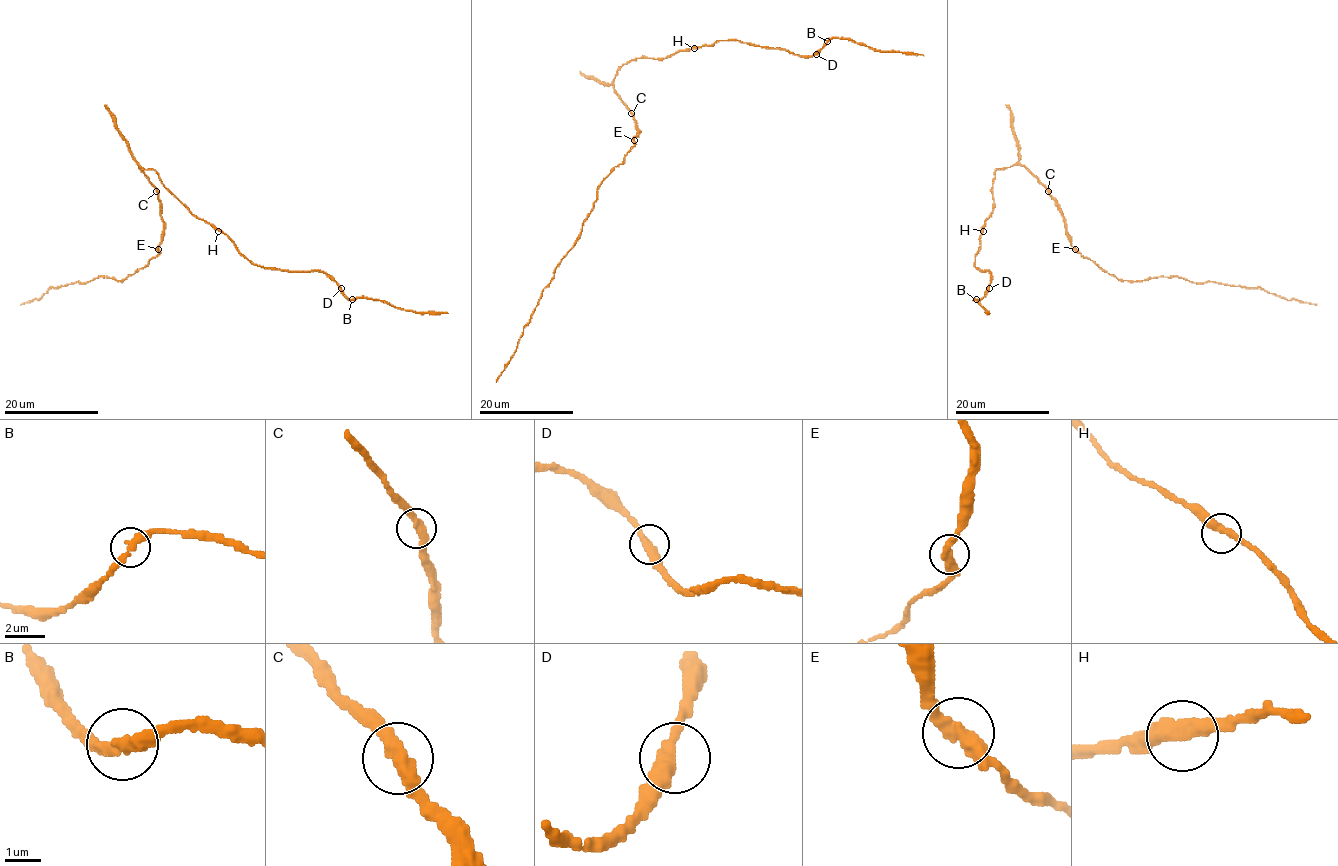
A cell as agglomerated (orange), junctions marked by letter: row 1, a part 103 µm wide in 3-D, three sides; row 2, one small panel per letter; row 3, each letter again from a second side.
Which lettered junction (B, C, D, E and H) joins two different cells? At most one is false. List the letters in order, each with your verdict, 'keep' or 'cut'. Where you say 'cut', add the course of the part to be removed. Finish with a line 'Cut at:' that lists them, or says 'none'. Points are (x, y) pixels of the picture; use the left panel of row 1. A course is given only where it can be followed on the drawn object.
B: keep
C: keep
D: keep
E: keep
H: keep
Cut at: none

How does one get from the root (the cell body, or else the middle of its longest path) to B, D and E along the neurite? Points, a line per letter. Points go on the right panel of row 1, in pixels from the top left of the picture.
B: (1027, 169), (1012, 165), (995, 172), (994, 210), (975, 254), (975, 266), (990, 273), (990, 285), (976, 299)
D: (1027, 169), (1012, 165), (995, 172), (994, 210), (975, 254), (975, 266), (990, 273), (989, 288)
E: (1027, 169), (1055, 201), (1065, 224), (1065, 234), (1075, 248)

